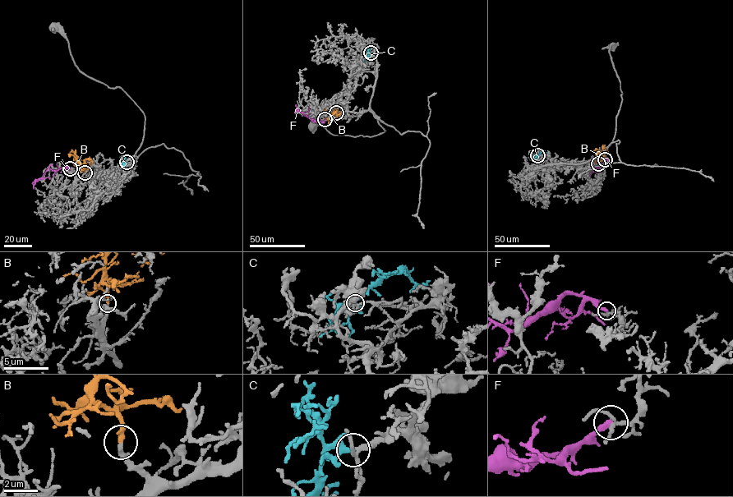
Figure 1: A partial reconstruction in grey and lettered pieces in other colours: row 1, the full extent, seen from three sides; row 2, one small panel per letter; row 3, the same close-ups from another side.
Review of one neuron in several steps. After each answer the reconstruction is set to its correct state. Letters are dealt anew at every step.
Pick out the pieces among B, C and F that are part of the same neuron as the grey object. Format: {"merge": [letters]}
{"merge": ["B", "C"]}

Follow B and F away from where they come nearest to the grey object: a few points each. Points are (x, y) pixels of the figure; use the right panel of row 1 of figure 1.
B: (598, 163), (598, 155), (605, 148), (603, 155)
F: (605, 160), (607, 158), (605, 162), (601, 159), (600, 167), (590, 177)

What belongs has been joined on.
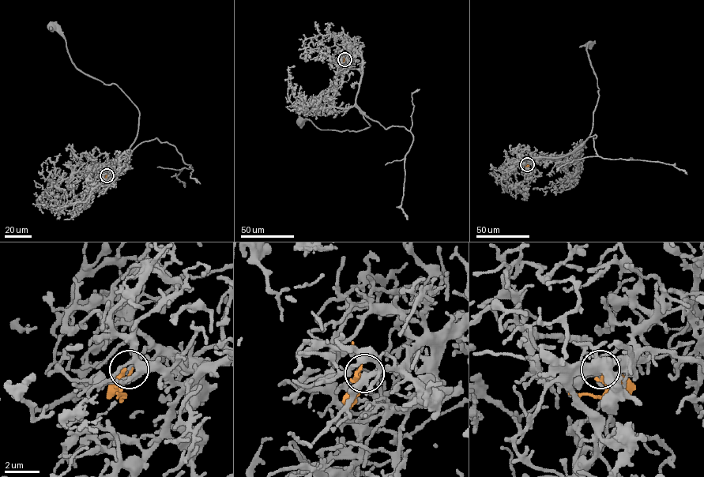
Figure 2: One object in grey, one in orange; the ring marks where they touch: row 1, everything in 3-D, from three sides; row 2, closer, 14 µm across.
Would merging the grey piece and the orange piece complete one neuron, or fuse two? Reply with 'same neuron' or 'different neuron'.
different neuron

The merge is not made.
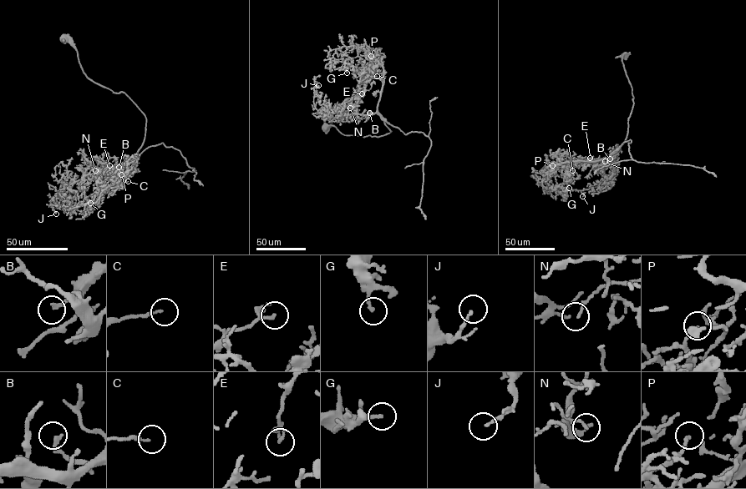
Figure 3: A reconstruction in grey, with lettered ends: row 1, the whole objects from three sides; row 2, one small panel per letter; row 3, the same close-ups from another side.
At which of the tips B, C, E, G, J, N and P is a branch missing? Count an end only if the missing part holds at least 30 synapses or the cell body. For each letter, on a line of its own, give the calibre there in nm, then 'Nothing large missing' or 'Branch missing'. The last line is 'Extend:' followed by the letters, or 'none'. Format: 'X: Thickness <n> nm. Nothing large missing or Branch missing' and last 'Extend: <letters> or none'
B: Thickness 200 nm. Nothing large missing
C: Thickness 130 nm. Nothing large missing
E: Thickness 120 nm. Nothing large missing
G: Thickness 160 nm. Nothing large missing
J: Thickness 130 nm. Nothing large missing
N: Thickness 120 nm. Nothing large missing
P: Thickness 120 nm. Nothing large missing
Extend: none

